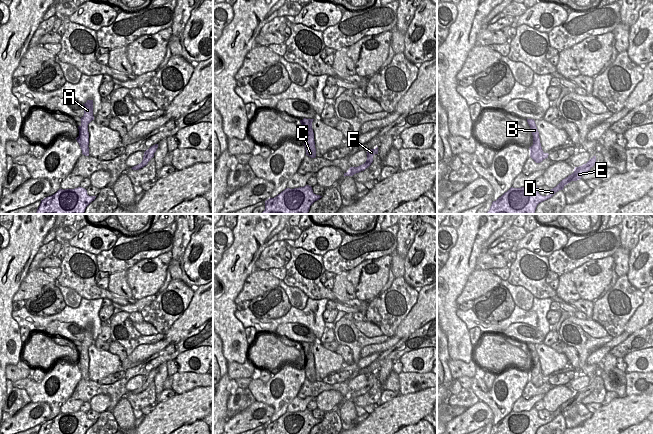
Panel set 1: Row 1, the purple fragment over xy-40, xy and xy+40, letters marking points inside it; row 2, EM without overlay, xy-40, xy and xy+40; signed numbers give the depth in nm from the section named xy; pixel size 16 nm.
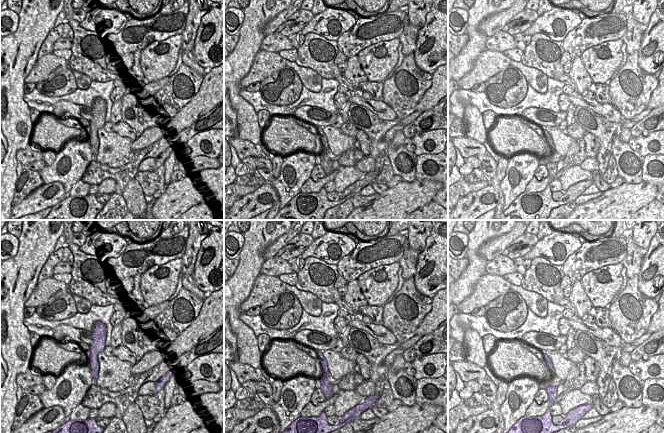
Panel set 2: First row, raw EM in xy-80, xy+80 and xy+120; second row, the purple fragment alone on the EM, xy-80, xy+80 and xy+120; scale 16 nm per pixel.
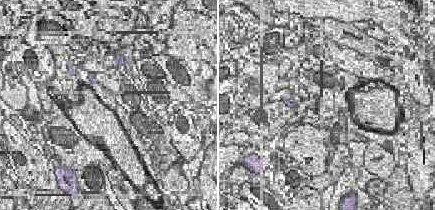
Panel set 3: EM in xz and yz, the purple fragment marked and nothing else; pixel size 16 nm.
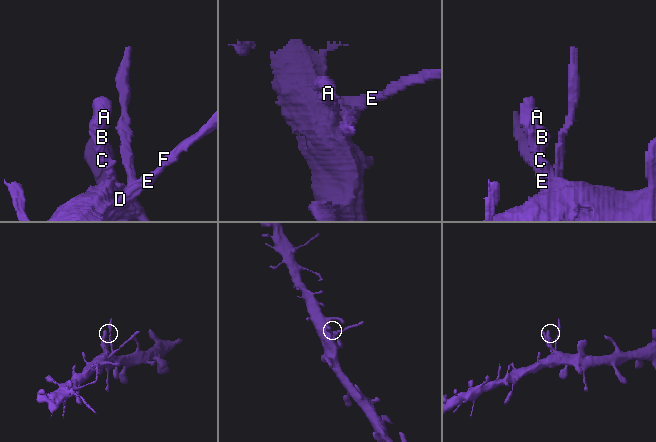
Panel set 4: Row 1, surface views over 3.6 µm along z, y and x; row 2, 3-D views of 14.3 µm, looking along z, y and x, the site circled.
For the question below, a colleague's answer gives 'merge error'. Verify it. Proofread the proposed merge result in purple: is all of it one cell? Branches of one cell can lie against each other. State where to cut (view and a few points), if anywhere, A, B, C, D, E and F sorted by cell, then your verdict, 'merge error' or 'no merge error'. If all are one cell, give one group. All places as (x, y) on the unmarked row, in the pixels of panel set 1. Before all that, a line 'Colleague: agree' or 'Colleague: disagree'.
Colleague: disagree
cut none; groups A B C D E F; no merge error

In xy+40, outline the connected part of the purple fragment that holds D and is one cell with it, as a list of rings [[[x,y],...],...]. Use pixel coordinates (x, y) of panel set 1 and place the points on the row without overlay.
[[[593,380],[586,388],[575,391],[574,396],[563,403],[556,411],[551,413],[547,420],[542,420],[538,416],[538,411],[533,407],[530,411],[511,411],[496,425],[492,426],[489,434],[536,434],[539,427],[551,422],[559,414],[571,405],[577,405],[590,395],[596,387],[596,380]]]

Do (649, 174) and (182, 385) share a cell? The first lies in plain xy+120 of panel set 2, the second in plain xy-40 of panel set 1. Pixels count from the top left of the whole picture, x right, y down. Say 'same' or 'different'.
same

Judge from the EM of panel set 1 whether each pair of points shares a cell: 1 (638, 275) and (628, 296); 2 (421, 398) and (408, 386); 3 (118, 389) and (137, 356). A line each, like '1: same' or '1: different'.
1: different
2: different
3: different

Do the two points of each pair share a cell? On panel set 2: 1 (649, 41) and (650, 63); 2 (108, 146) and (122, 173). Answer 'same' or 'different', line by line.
1: same
2: different

